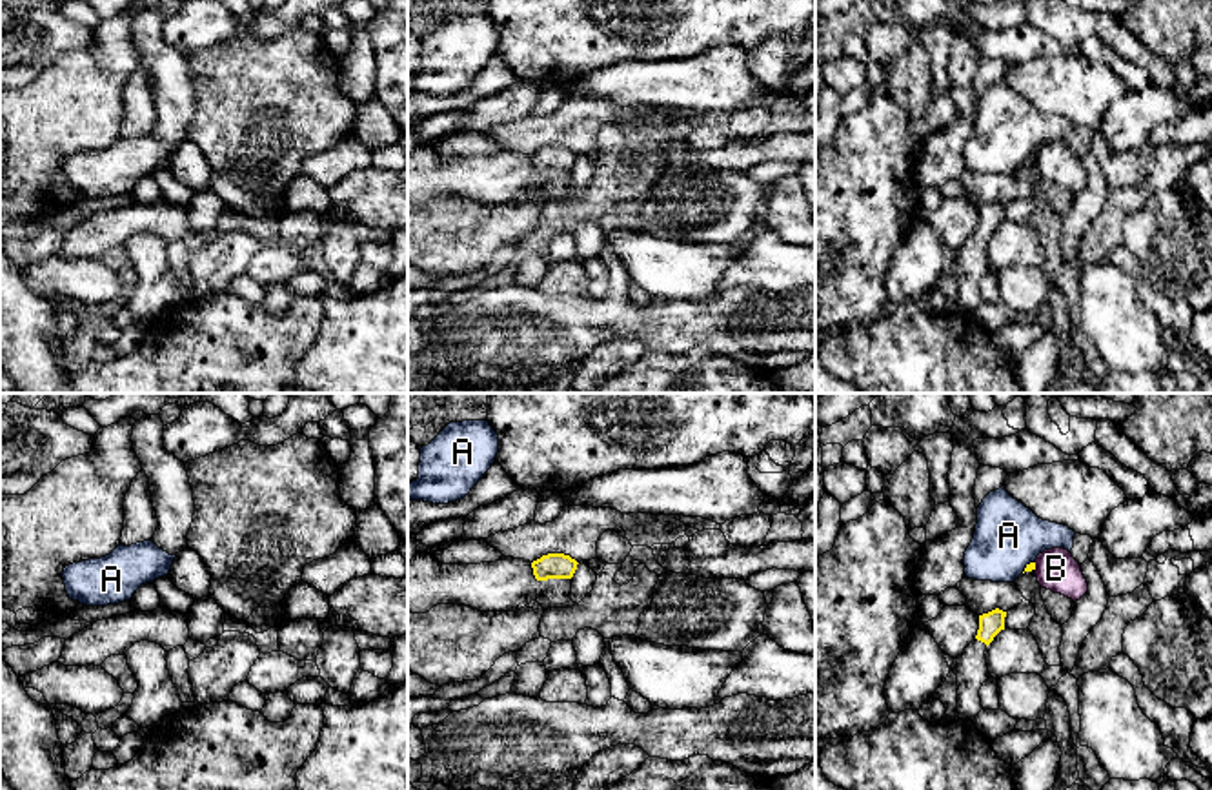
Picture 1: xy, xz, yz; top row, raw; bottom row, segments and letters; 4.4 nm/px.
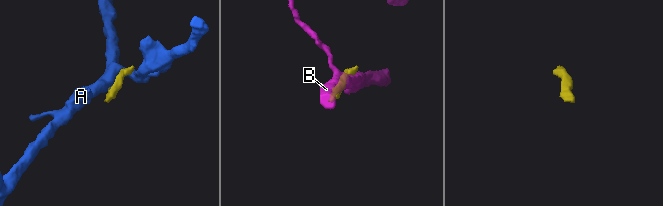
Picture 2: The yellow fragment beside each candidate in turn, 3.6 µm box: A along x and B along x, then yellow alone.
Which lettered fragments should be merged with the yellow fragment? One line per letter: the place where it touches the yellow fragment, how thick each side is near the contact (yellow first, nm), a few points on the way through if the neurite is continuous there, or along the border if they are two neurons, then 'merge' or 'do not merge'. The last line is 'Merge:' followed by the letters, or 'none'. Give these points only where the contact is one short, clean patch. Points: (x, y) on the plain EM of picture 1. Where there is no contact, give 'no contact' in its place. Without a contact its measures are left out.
A: meets yellow in yz at (1027, 159); 40 nm thick on the yellow side, 300 nm on the other; border along yz (1034, 153), (1021, 164); do not merge
B: meets yellow in yz at (1034, 159); 40 nm thick on the yellow side, 180 nm on the other; border along yz (1034, 155), (1036, 161); do not merge
Merge: none

